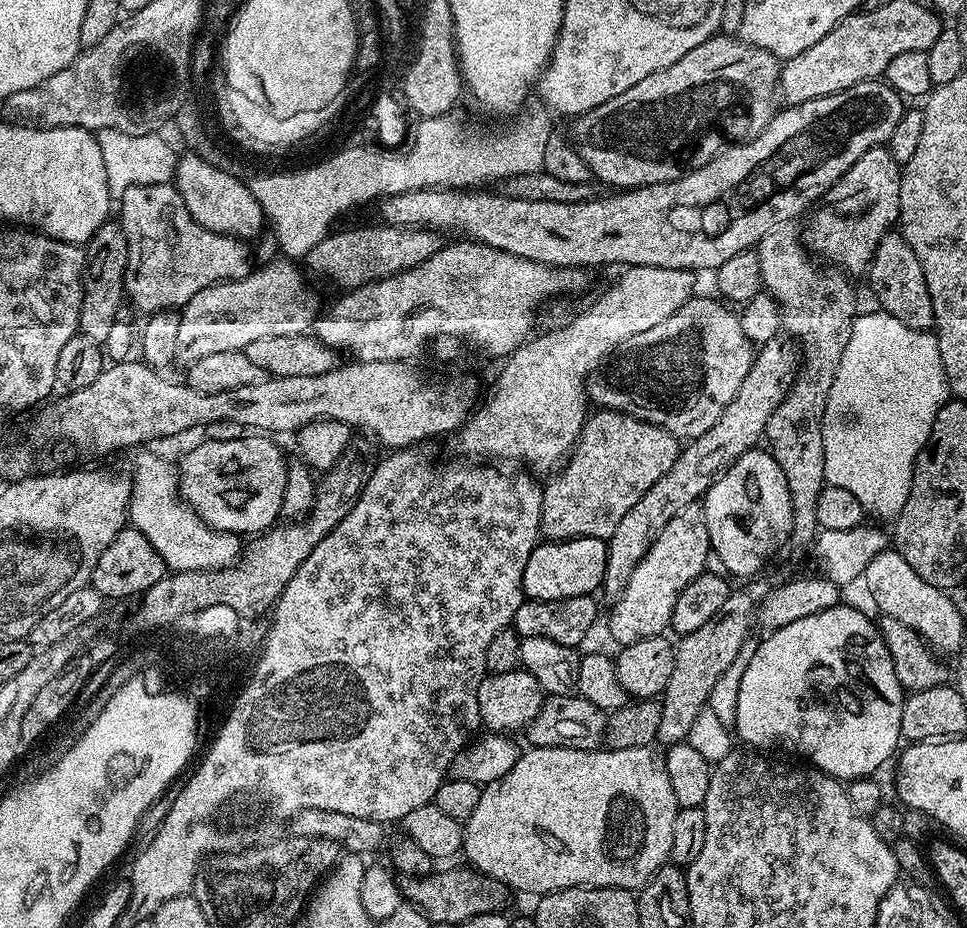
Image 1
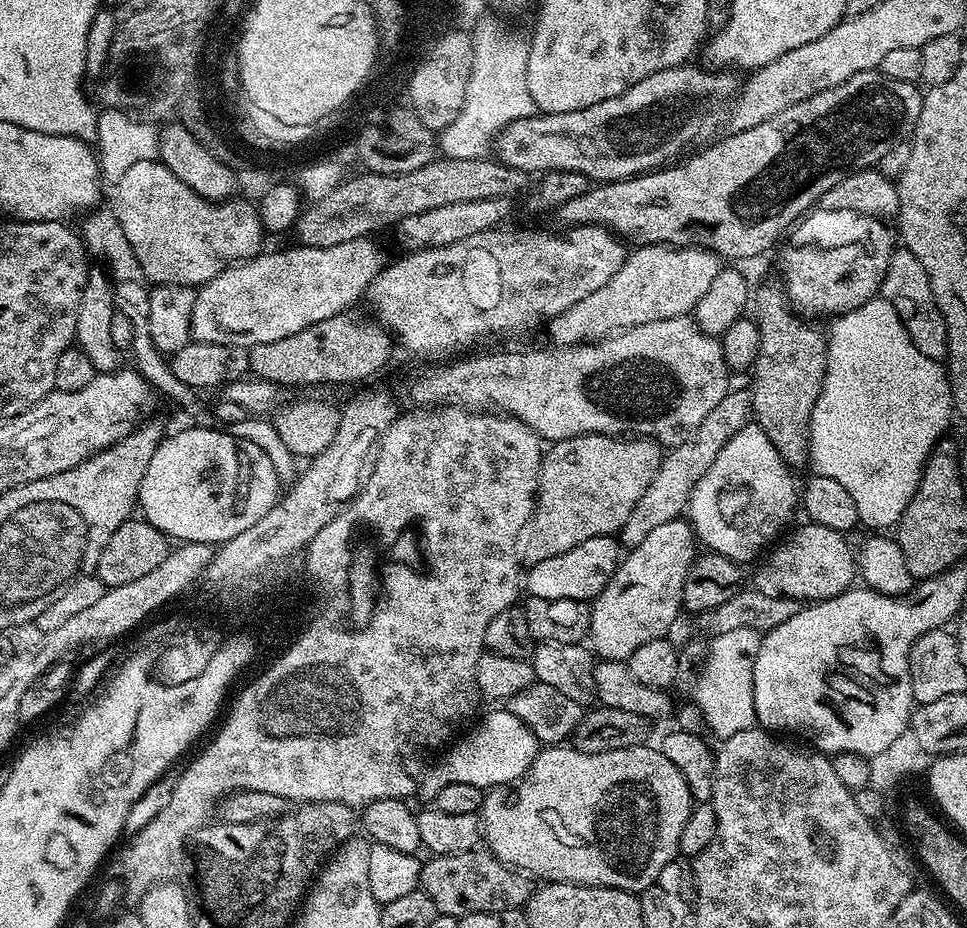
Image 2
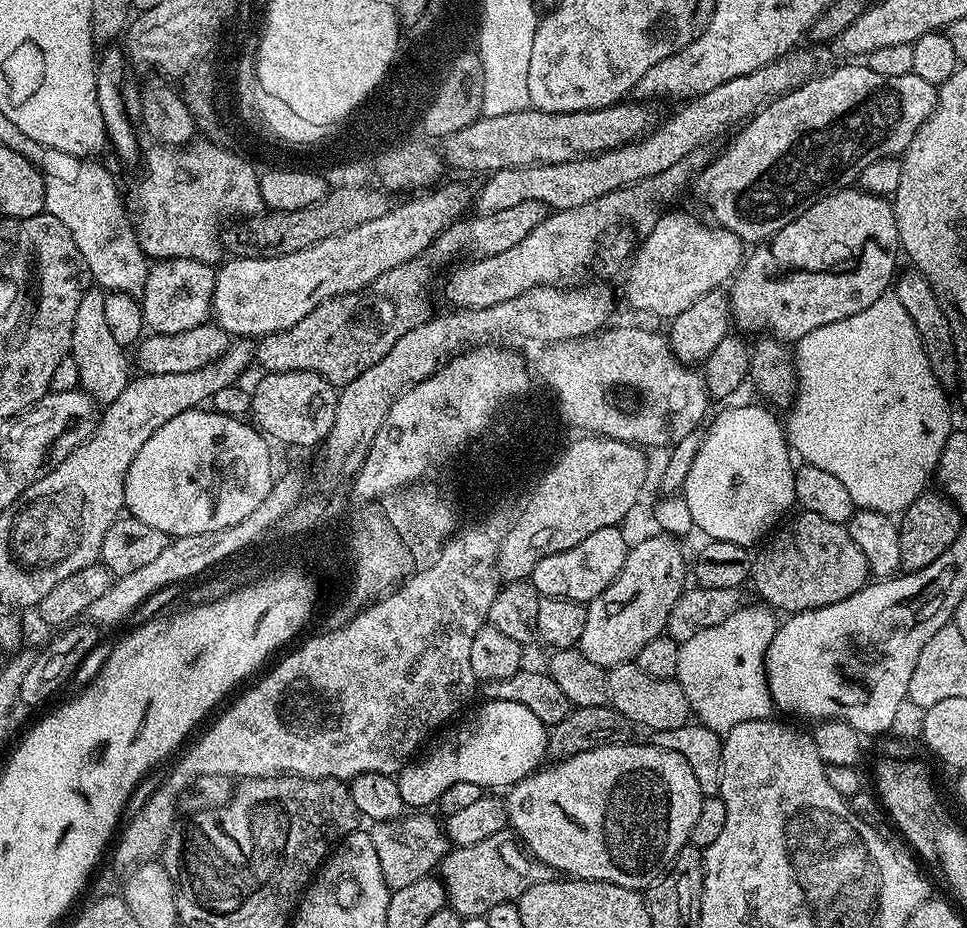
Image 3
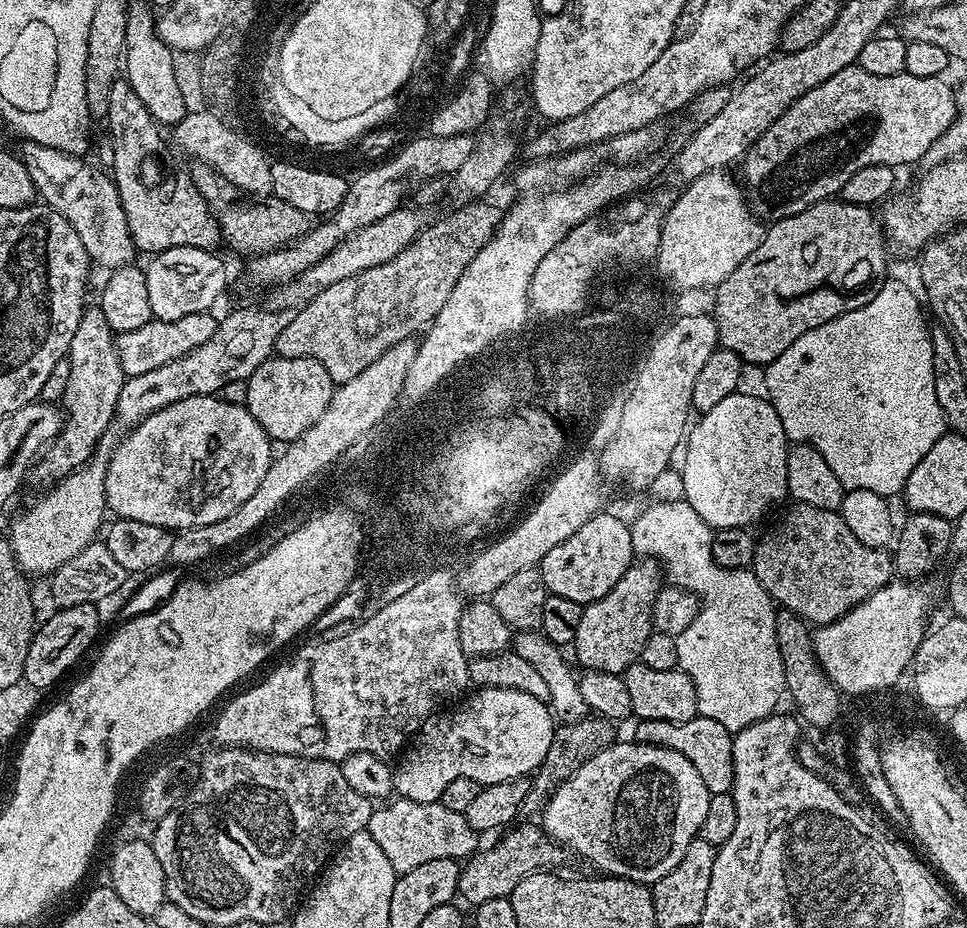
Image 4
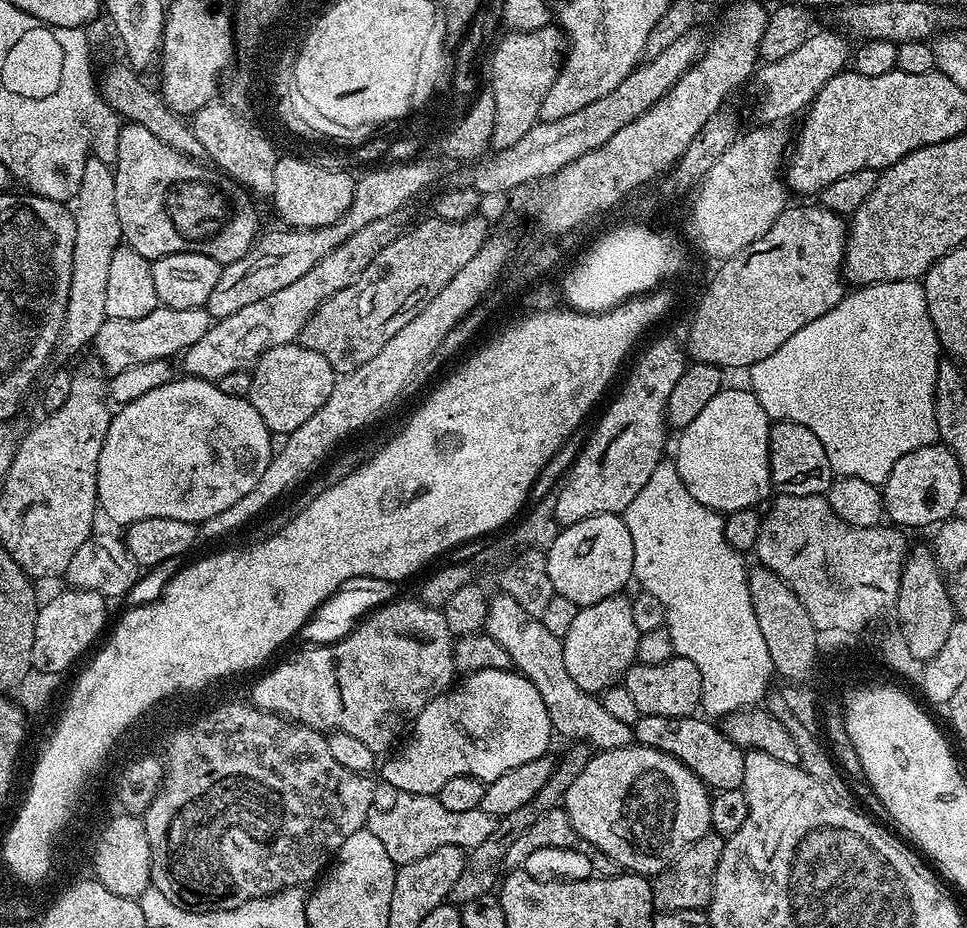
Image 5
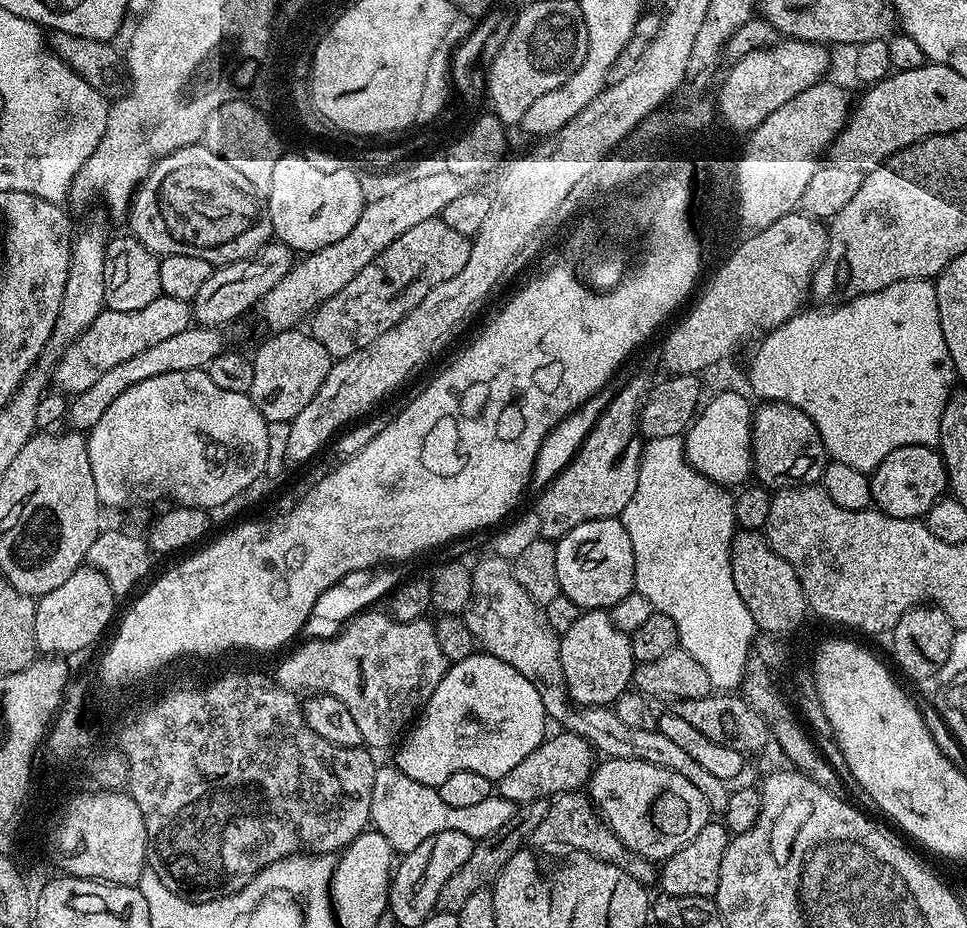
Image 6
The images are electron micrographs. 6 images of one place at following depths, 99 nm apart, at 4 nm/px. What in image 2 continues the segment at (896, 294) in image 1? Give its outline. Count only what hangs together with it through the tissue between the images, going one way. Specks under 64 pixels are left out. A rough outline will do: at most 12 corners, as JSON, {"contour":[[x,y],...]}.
{"contour":[[909,248],[890,258],[879,295],[926,358],[948,355],[930,278]]}

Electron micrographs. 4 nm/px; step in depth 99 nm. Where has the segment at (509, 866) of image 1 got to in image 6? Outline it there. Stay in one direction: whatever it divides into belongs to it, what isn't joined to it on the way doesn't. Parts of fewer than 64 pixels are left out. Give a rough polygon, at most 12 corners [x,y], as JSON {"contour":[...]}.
{"contour":[[645,760],[587,795],[627,848],[669,860],[710,822],[702,790]]}

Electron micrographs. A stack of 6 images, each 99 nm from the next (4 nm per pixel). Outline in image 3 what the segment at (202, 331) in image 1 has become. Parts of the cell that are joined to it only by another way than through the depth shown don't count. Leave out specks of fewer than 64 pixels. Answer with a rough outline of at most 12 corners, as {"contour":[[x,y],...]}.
{"contour":[[443,184],[281,256],[225,259],[211,319],[269,336],[425,255],[474,204]]}

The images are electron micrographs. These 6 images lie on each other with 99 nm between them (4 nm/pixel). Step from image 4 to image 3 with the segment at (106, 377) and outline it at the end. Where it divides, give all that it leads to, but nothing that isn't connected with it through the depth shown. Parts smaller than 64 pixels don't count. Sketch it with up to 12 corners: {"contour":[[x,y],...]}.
{"contour":[[84,291],[70,353],[80,388],[100,406],[130,379],[110,335],[105,293]]}

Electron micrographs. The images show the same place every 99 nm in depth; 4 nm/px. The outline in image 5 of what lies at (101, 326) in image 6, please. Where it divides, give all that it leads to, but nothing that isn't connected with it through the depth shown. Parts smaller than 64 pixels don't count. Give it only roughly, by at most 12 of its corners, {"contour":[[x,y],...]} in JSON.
{"contour":[[161,306],[104,320],[103,371],[179,357],[214,318],[207,307]]}

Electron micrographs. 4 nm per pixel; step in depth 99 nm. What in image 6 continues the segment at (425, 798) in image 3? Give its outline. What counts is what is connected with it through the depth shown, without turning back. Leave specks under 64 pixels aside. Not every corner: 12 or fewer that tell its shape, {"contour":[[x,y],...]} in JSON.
{"contour":[[498,658],[449,663],[395,749],[435,789],[498,782],[549,727],[542,694]]}

